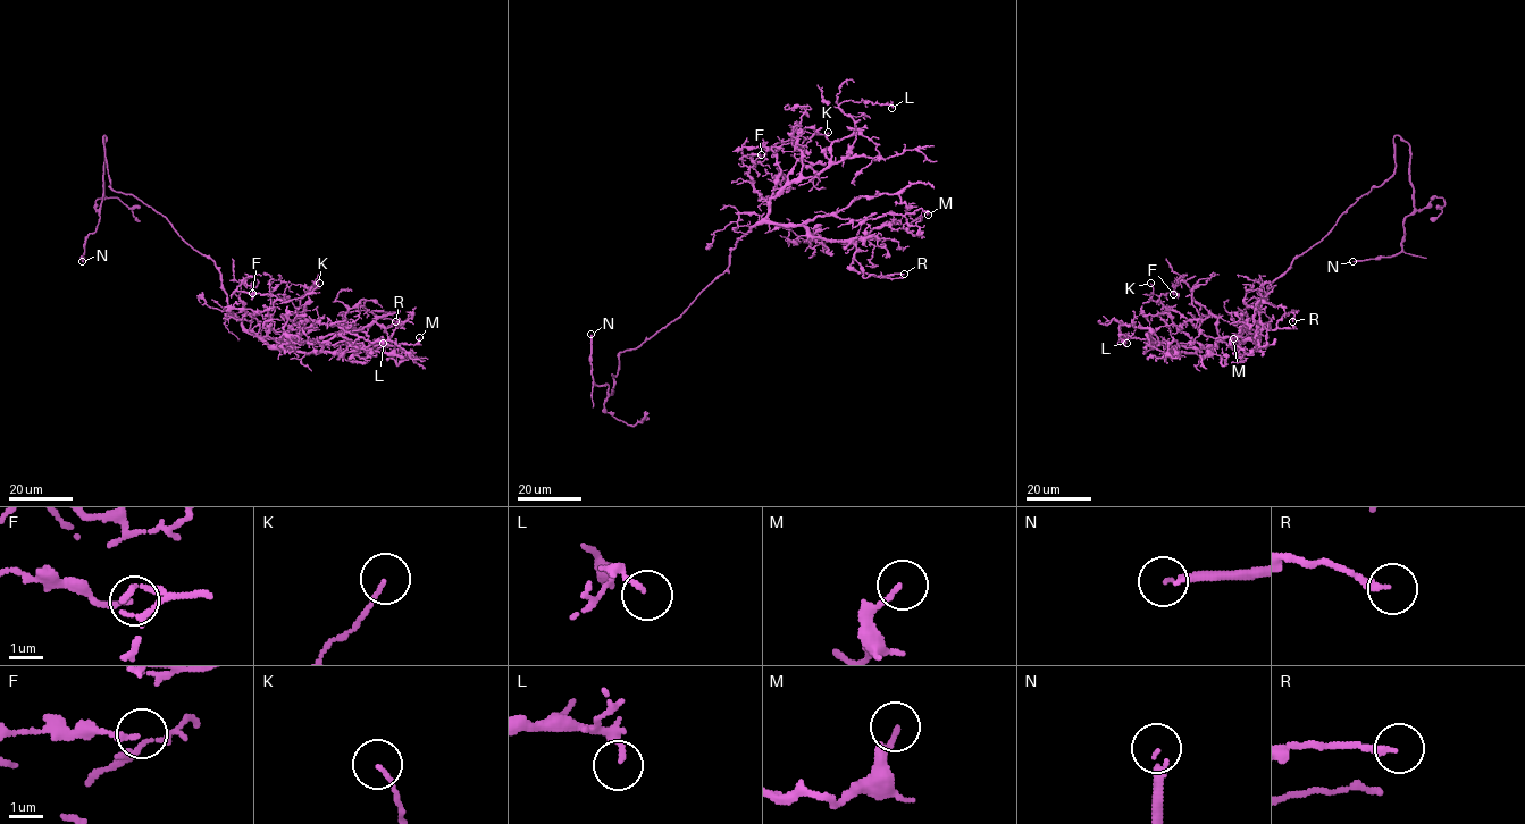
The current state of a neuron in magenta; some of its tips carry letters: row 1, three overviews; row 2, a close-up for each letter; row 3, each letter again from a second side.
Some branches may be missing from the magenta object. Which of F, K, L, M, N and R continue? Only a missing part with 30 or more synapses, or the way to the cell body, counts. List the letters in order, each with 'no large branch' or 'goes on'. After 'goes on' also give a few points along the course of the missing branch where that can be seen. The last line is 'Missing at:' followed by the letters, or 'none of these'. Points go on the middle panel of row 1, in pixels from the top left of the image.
F: no large branch
K: no large branch
L: no large branch
M: no large branch
N: goes on | (591, 334), (576, 289), (570, 246), (612, 208)
R: no large branch
Missing at: N

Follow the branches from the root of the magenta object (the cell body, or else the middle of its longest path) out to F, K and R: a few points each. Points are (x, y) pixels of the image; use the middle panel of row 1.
F: (704, 289), (729, 266), (736, 242), (768, 212), (768, 198), (748, 176), (754, 161), (745, 157), (761, 154)
K: (704, 289), (729, 266), (736, 242), (767, 215), (780, 171), (776, 151), (781, 143), (802, 132), (828, 132)
R: (704, 289), (729, 266), (736, 242), (763, 223), (851, 241), (859, 271), (904, 274)

